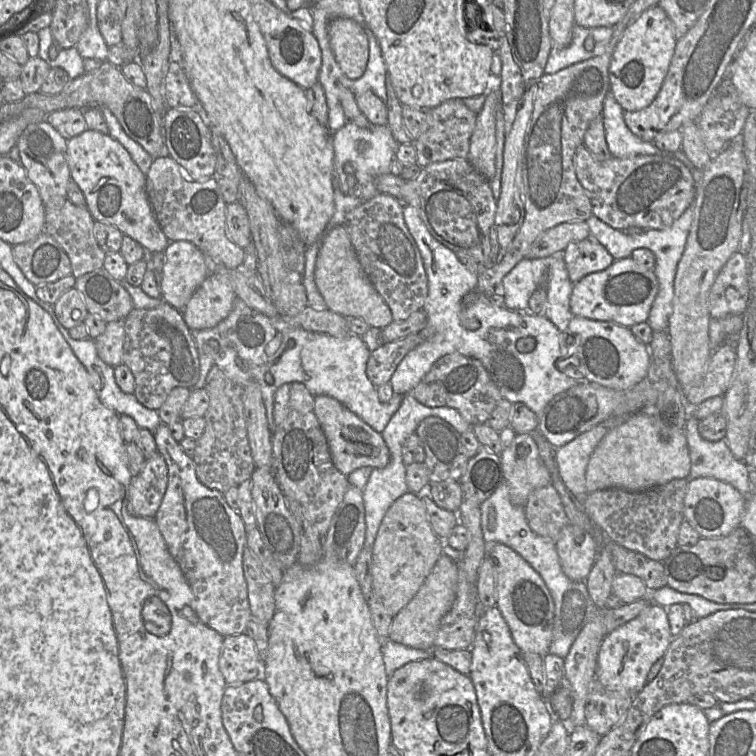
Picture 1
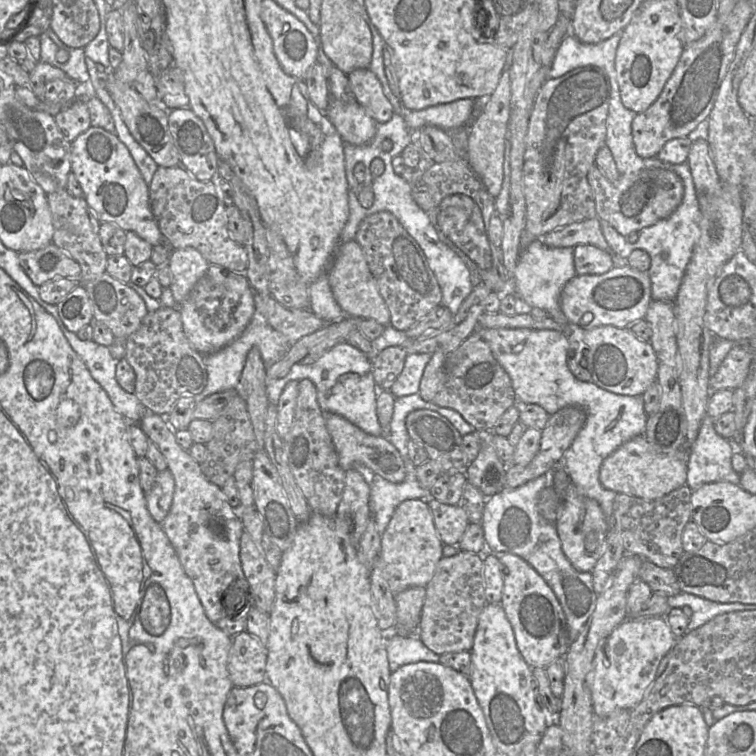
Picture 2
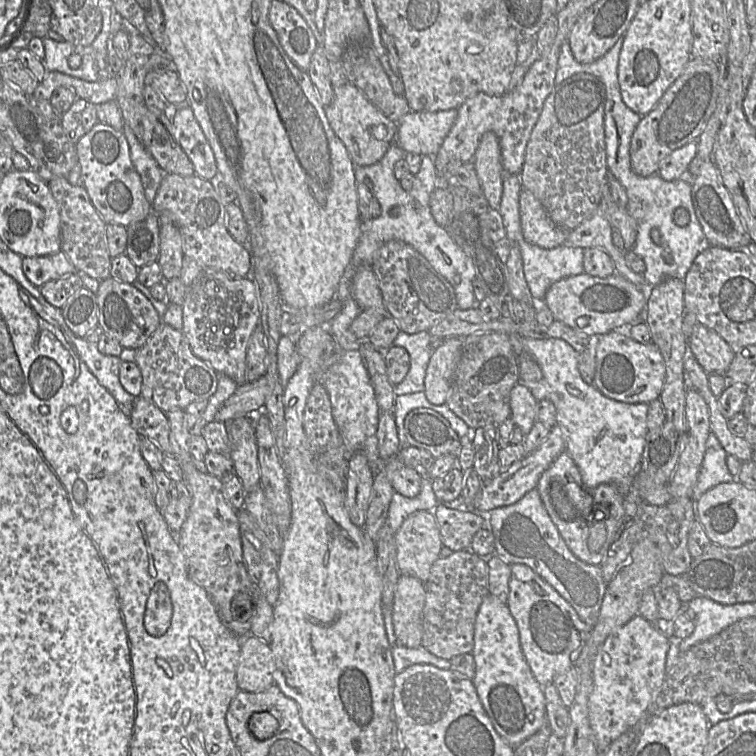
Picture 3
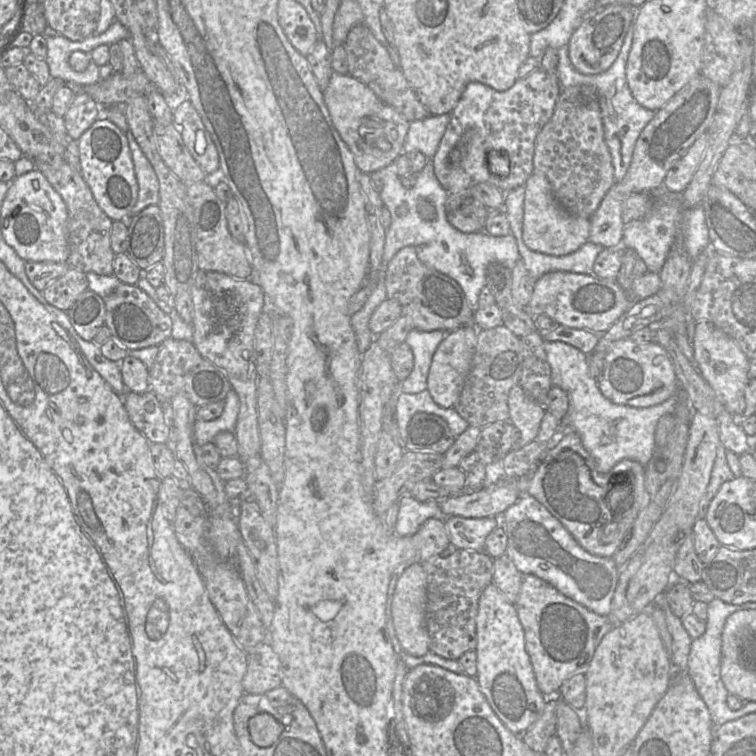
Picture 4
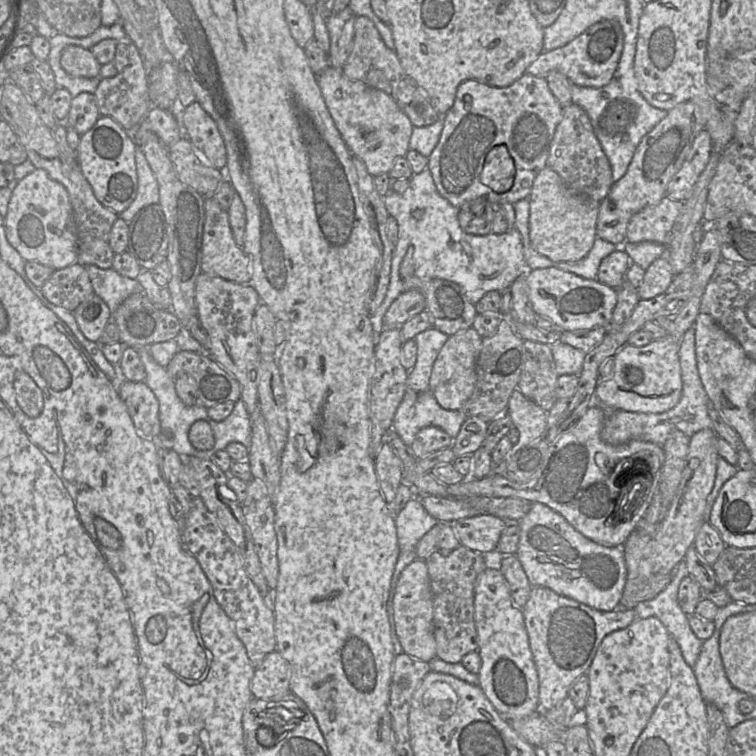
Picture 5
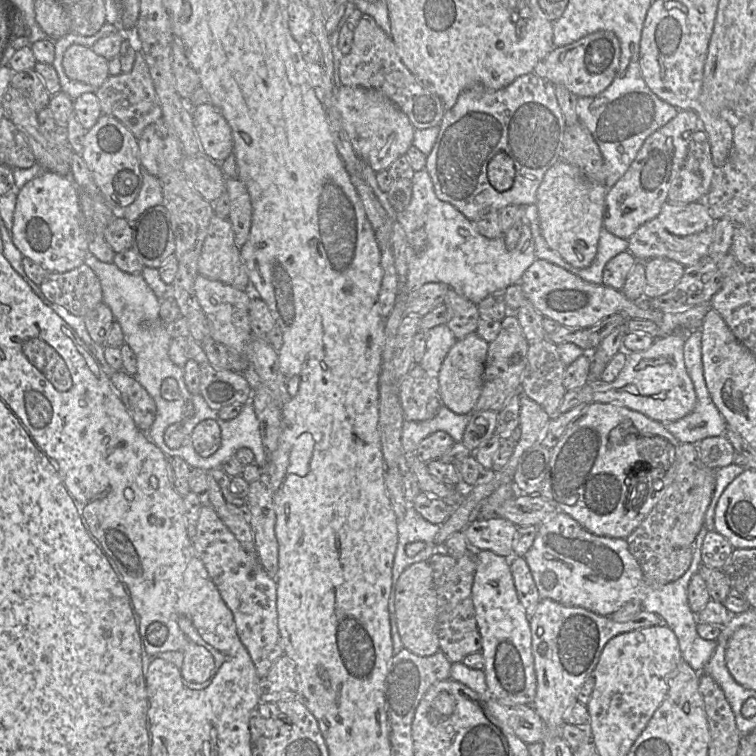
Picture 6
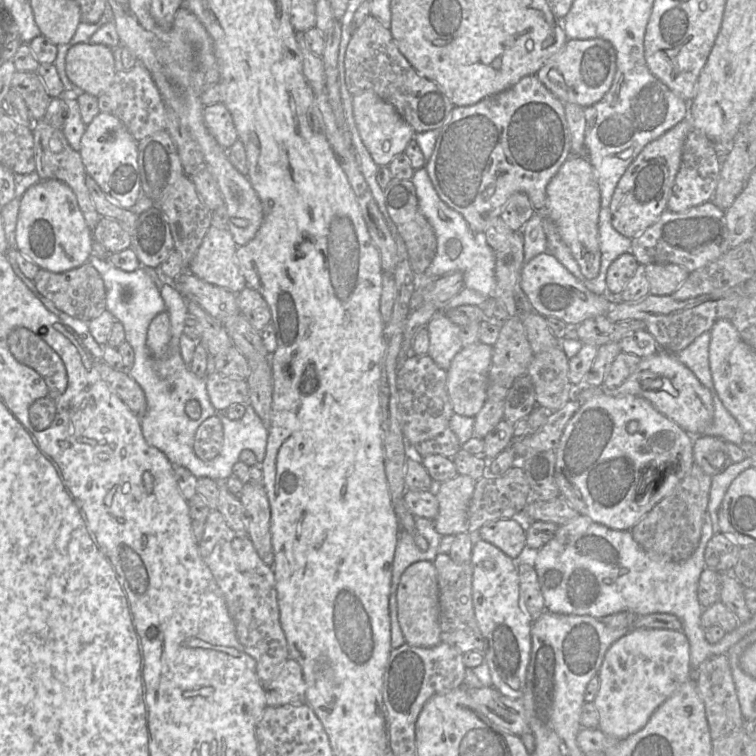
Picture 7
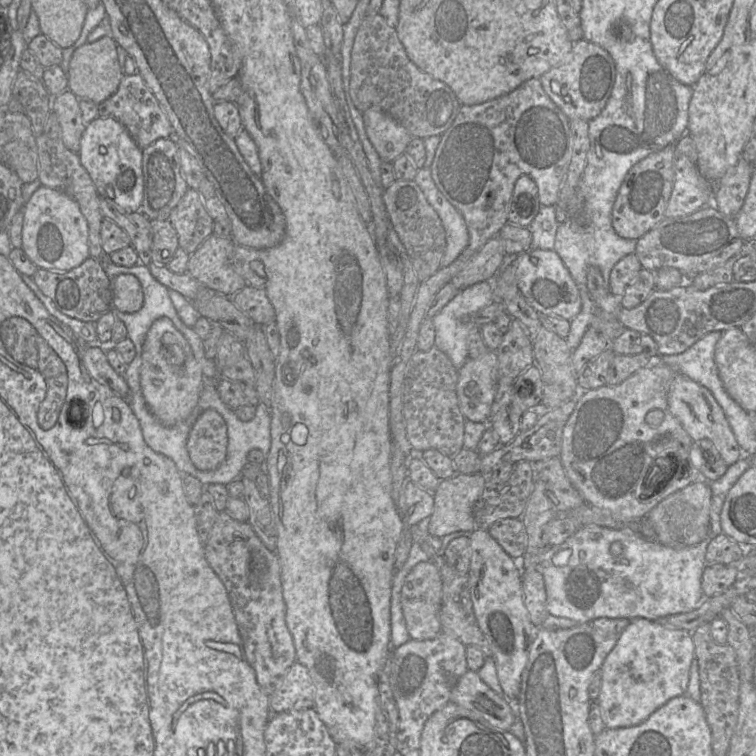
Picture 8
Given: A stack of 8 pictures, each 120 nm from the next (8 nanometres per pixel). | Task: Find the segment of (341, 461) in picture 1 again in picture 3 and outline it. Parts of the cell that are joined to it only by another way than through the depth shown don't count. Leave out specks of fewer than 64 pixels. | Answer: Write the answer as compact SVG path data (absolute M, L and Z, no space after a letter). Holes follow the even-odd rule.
M396 456L383 461L394 491L408 498L414 498L420 493L422 477L414 469L406 466Z

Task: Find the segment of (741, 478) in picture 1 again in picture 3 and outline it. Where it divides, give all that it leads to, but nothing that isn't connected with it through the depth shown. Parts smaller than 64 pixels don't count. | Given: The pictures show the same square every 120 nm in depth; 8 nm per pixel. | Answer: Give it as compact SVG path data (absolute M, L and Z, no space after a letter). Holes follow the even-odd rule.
M710 433L706 442L706 451L698 475L697 483L693 489L693 500L697 502L700 497L721 483L731 483L737 480L727 467L728 454L720 444L714 433Z

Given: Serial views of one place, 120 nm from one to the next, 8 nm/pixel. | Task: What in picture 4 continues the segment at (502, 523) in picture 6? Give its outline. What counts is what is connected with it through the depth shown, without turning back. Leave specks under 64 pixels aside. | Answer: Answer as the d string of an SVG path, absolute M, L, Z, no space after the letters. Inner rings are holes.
M450 516L445 525L452 545L458 549L483 551L487 536L498 527L495 517L465 518Z

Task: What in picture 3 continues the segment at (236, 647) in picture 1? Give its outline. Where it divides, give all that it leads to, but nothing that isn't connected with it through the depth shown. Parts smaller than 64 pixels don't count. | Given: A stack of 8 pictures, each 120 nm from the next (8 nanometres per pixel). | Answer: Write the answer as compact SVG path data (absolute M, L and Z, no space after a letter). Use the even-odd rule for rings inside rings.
M247 635L241 638L236 683L241 691L261 692L274 684L275 661L271 649L261 639Z

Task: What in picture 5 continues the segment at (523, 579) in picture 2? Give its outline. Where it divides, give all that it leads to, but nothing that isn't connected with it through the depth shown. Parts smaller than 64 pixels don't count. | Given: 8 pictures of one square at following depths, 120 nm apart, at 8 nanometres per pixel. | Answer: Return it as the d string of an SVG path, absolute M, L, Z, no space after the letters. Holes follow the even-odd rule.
M532 586L529 599L522 608L522 612L538 674L539 709L541 711L552 709L568 697L572 684L581 675L587 674L597 649L606 635L626 628L638 618L635 609L618 607L612 611L600 611L542 586Z

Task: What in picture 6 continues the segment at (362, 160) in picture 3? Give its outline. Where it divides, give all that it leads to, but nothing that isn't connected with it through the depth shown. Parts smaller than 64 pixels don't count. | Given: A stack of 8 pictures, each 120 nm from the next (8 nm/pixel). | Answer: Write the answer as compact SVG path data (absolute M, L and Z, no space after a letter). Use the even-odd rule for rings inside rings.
M309 62L306 67L308 84L325 109L335 107L338 110L356 154L375 172L387 170L396 159L406 154L412 146L415 128L407 115L384 93L374 88L345 85L337 87L326 75L320 63Z

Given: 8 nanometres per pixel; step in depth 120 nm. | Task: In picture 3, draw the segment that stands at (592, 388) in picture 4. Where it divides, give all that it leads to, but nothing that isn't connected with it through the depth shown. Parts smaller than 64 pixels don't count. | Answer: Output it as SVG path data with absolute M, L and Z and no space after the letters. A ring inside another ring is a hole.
M508 335L519 355L521 351L529 352L539 364L543 377L537 382L520 382L526 386L537 401L550 400L557 410L557 425L563 431L566 451L577 465L583 483L589 488L600 484L615 485L626 498L631 493L631 485L641 470L642 456L645 447L647 426L647 403L629 404L610 399L602 394L593 384L582 379L578 369L579 353L566 341L560 338L532 339L519 335Z

